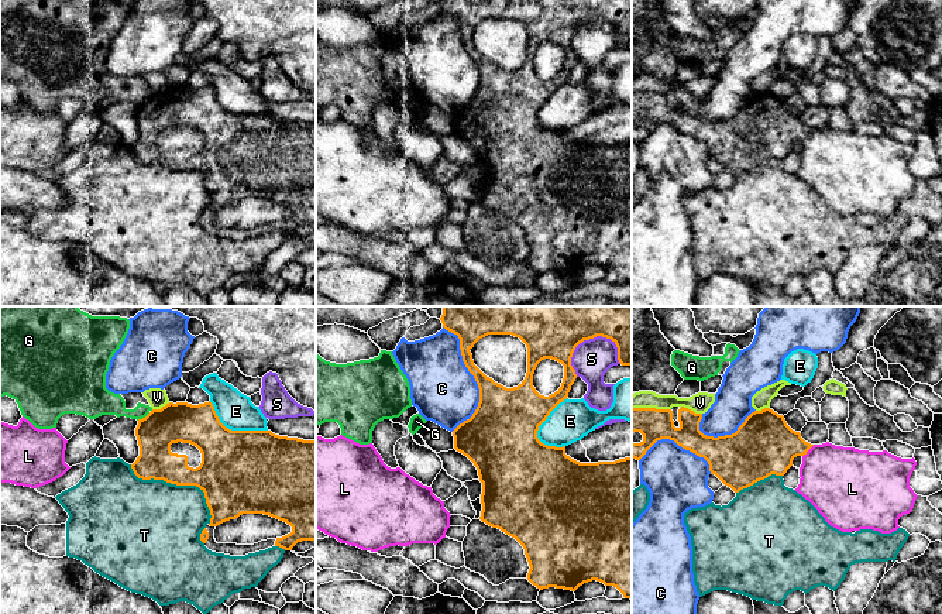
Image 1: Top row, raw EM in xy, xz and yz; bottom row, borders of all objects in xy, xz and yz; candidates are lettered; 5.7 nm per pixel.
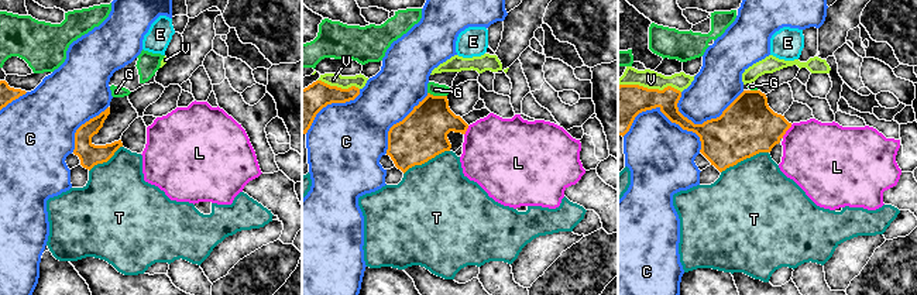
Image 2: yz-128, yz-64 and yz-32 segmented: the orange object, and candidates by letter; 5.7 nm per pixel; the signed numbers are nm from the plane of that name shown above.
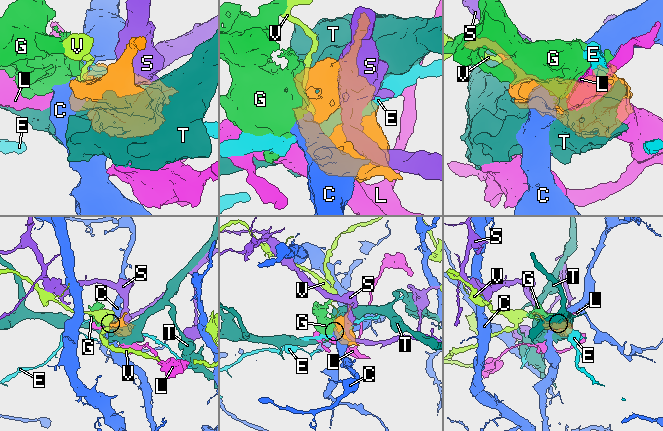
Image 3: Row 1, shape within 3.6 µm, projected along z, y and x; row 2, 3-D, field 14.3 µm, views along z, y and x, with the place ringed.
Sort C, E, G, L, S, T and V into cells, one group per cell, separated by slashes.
C / E / G / L / S / T / V

